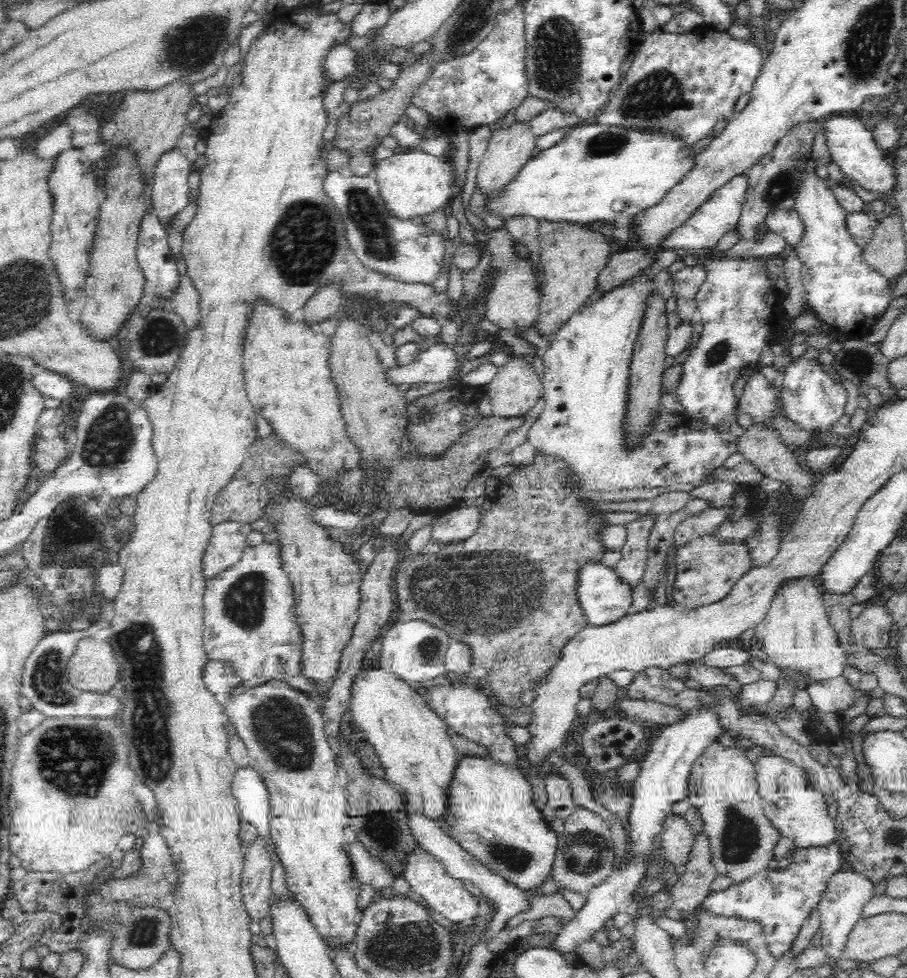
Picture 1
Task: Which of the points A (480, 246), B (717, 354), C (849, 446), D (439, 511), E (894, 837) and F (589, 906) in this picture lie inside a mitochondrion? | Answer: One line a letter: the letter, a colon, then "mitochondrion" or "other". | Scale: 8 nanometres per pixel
A: other
B: mitochondrion
C: other
D: other
E: mitochondrion
F: other

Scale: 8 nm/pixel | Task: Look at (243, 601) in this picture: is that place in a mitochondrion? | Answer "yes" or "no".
yes

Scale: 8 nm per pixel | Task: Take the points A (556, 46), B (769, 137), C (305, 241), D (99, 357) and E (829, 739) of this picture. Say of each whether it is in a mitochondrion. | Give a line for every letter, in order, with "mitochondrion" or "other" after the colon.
A: mitochondrion
B: other
C: mitochondrion
D: other
E: other

